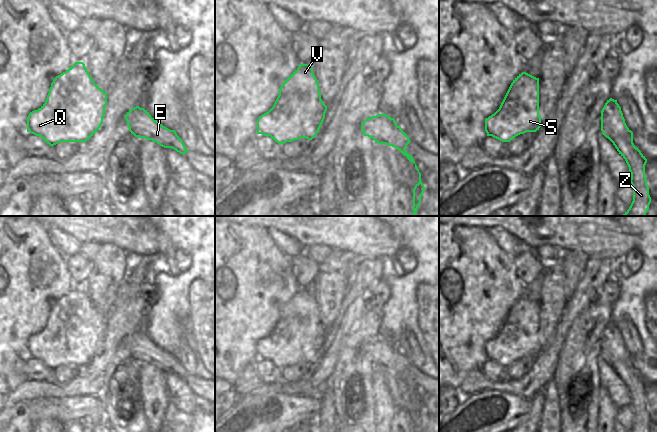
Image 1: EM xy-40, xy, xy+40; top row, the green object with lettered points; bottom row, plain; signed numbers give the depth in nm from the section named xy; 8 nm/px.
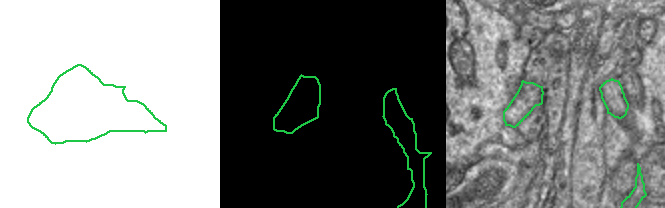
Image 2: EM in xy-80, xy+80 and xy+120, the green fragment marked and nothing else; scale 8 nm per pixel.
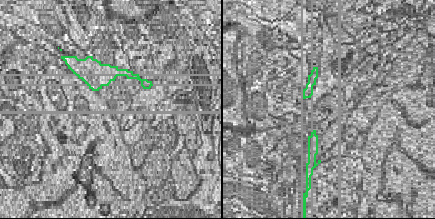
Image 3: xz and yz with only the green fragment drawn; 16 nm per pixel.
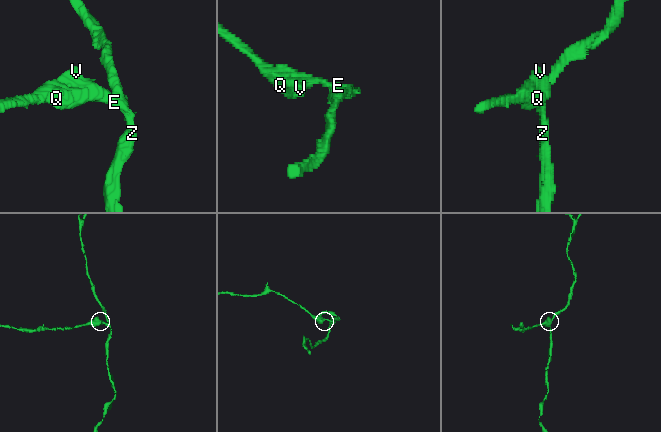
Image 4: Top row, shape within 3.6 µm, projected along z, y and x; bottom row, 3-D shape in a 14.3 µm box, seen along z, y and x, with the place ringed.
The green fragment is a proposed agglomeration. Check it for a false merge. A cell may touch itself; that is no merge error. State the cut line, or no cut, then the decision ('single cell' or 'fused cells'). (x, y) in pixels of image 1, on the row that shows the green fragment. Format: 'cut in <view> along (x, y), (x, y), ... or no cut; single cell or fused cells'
cut in xy along (404, 149), (399, 150); fused cells

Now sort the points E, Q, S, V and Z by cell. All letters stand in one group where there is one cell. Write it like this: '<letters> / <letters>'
E Q S V / Z

